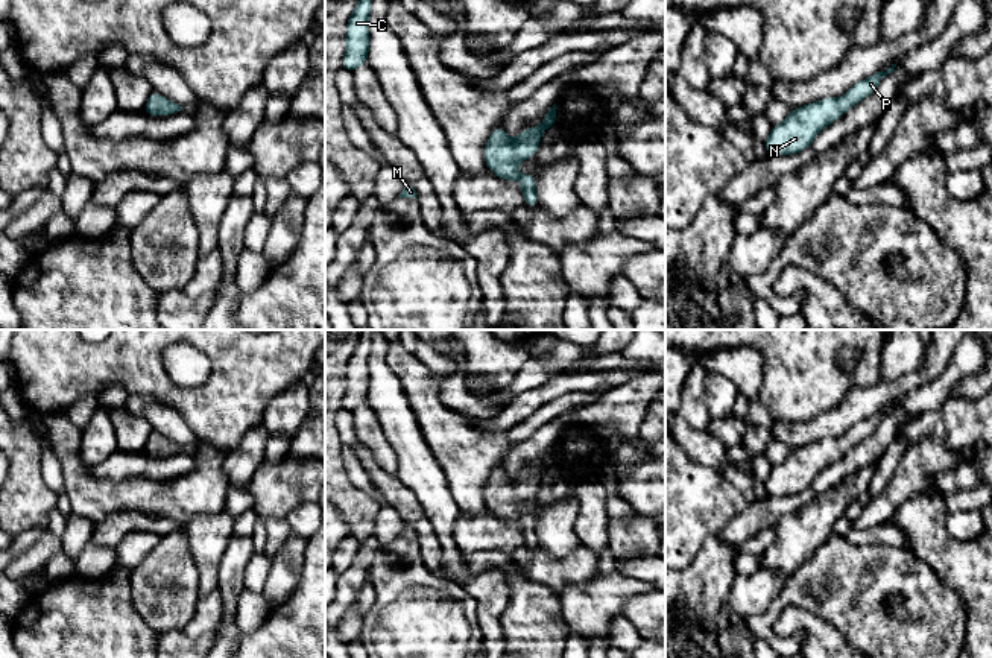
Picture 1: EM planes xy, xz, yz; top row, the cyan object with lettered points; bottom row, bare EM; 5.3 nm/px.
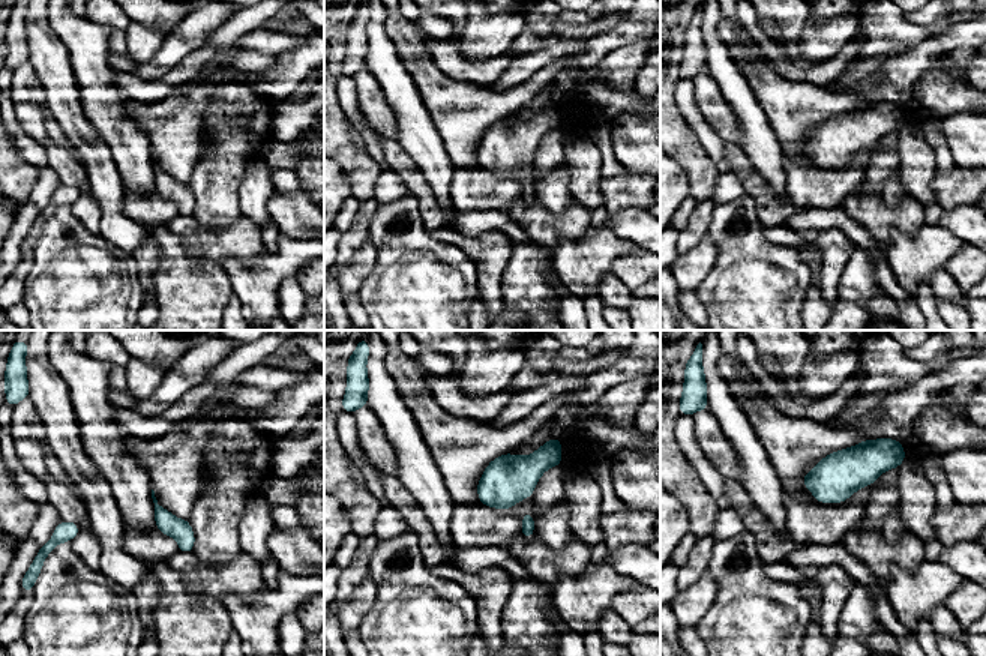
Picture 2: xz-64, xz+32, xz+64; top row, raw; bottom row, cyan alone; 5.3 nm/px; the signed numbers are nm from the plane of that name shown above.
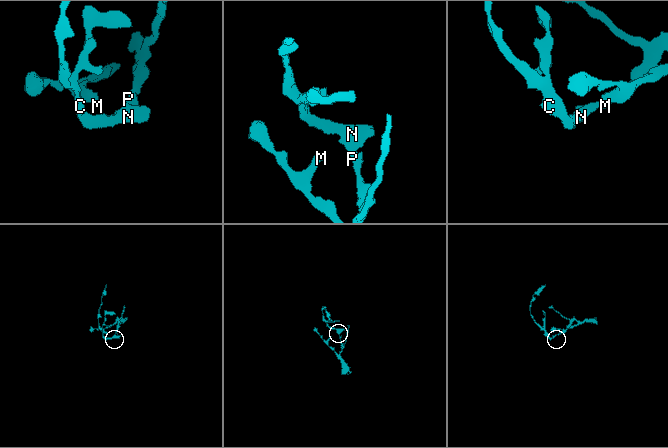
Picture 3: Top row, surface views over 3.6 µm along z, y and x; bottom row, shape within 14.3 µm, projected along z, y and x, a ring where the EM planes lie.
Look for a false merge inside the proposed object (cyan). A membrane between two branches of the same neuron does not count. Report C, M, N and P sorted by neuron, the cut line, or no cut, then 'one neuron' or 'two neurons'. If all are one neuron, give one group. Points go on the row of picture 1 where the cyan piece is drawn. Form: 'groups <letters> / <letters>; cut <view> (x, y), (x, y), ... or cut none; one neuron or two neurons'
groups C M N P; cut none; one neuron

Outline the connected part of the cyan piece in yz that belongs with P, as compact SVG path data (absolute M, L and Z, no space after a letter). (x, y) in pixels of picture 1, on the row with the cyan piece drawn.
M896 64L886 71L877 71L857 82L840 97L825 97L819 102L793 108L787 119L772 126L764 141L769 155L793 155L807 149L814 137L829 123L836 122L845 111L867 97L881 79L895 70Z

